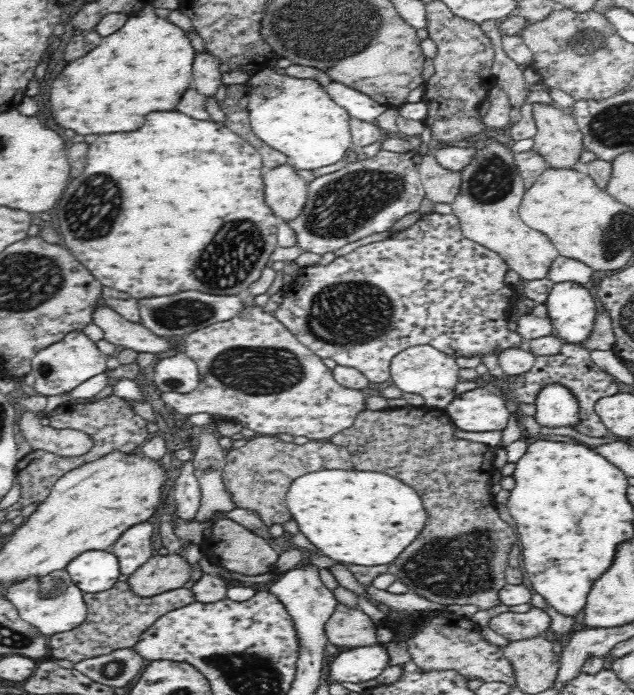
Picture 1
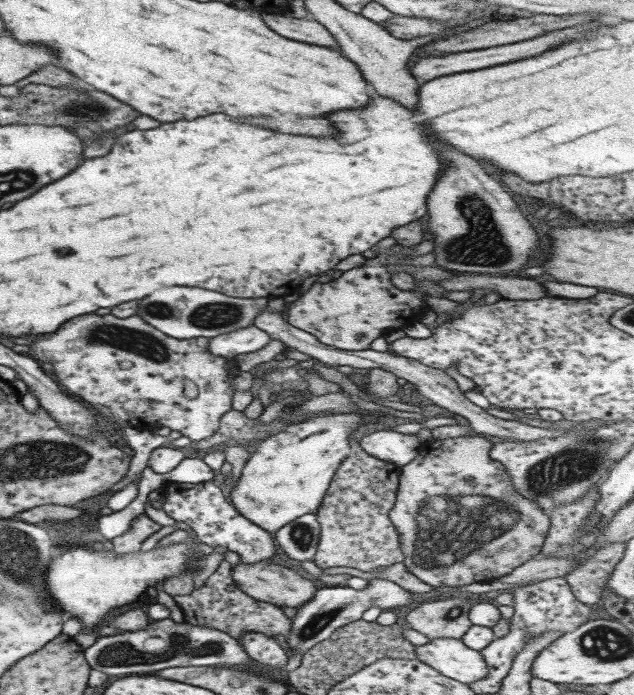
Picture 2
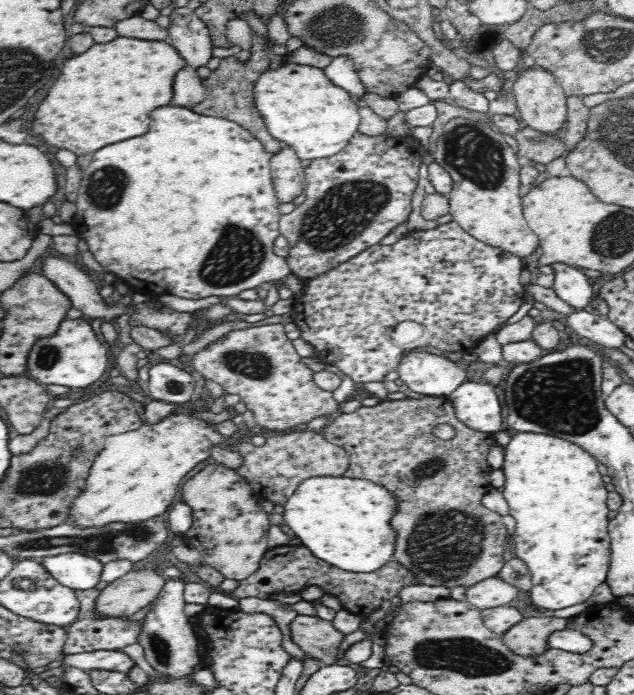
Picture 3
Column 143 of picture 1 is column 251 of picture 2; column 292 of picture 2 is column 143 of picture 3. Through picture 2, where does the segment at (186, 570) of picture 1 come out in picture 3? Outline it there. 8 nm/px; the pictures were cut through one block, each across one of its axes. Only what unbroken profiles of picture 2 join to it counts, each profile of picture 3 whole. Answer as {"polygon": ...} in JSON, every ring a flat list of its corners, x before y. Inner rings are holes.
{"polygon":[[130,571,109,583,94,600,94,618,127,618,148,606,160,594,169,571]]}

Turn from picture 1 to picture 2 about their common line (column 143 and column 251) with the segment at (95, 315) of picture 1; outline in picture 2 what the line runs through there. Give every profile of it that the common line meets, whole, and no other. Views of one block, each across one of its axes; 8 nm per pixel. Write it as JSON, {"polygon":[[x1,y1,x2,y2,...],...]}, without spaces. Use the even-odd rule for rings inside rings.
{"polygon":[[253,324,209,339,207,351,213,355,231,359,236,354,255,352,255,350,263,348,269,341,269,334,255,328]]}

